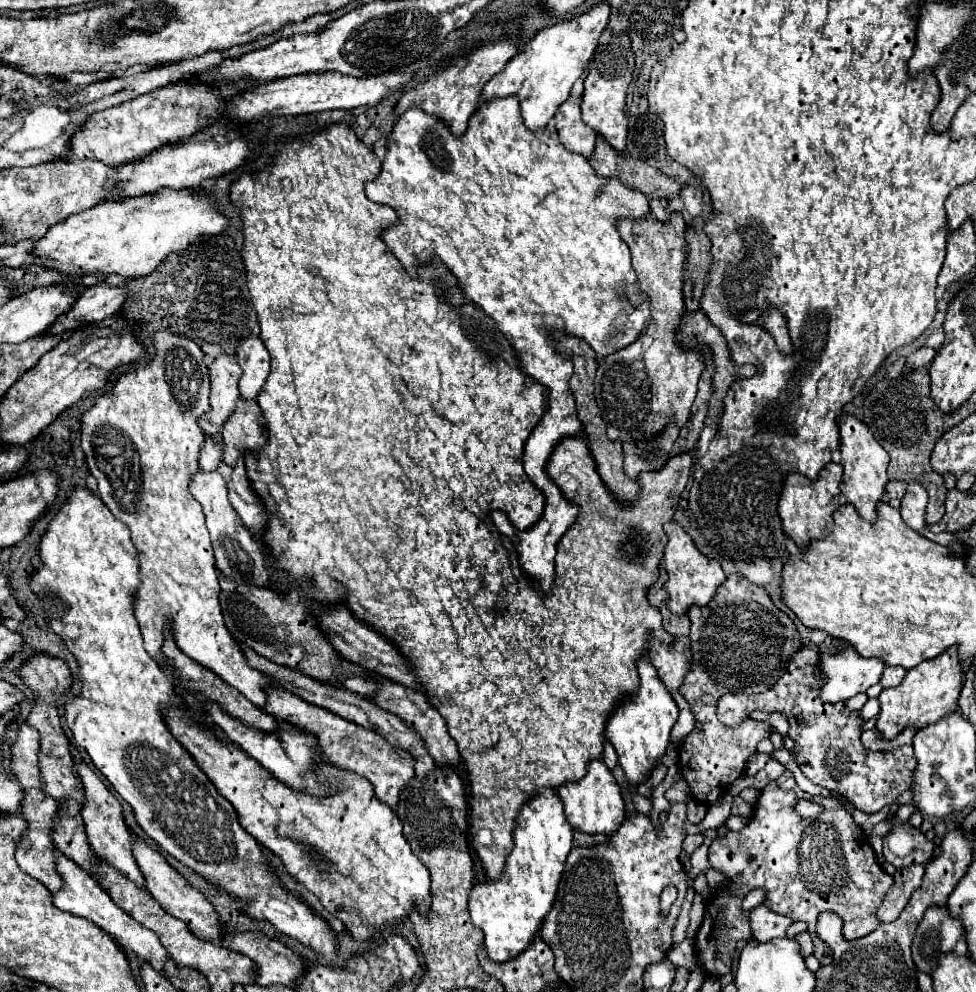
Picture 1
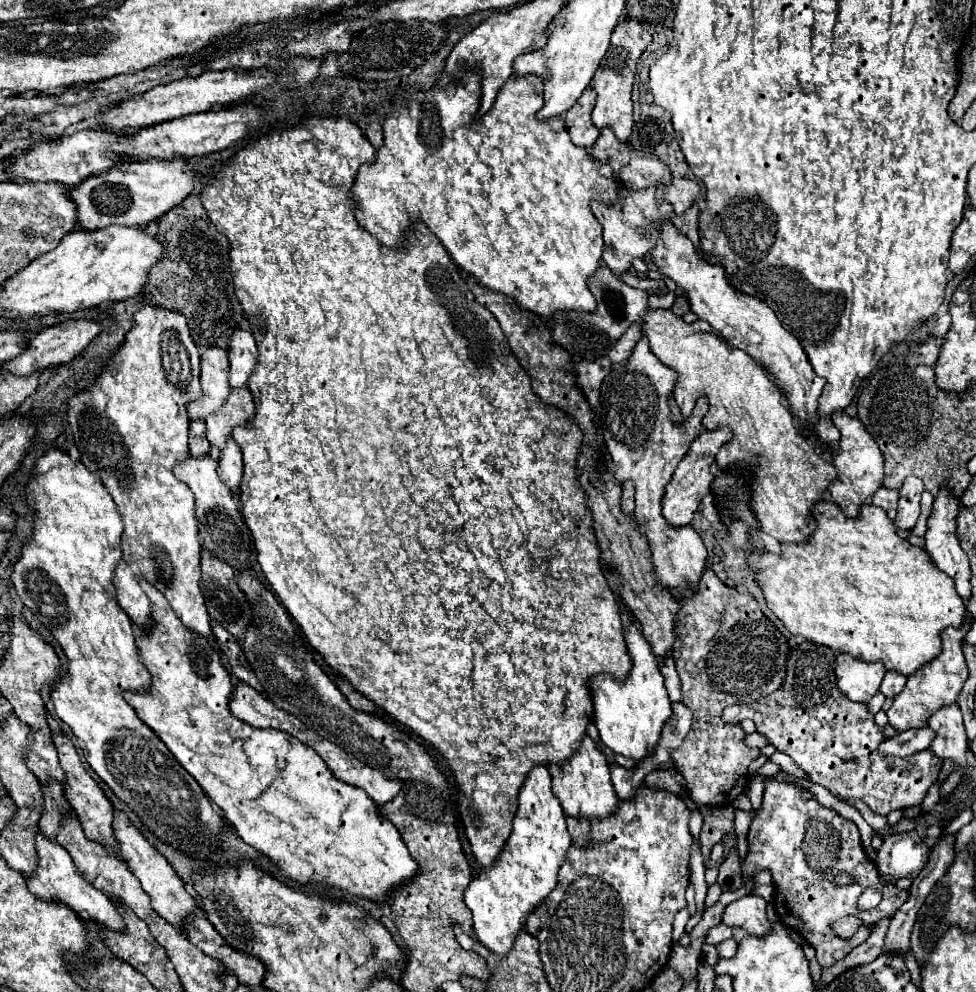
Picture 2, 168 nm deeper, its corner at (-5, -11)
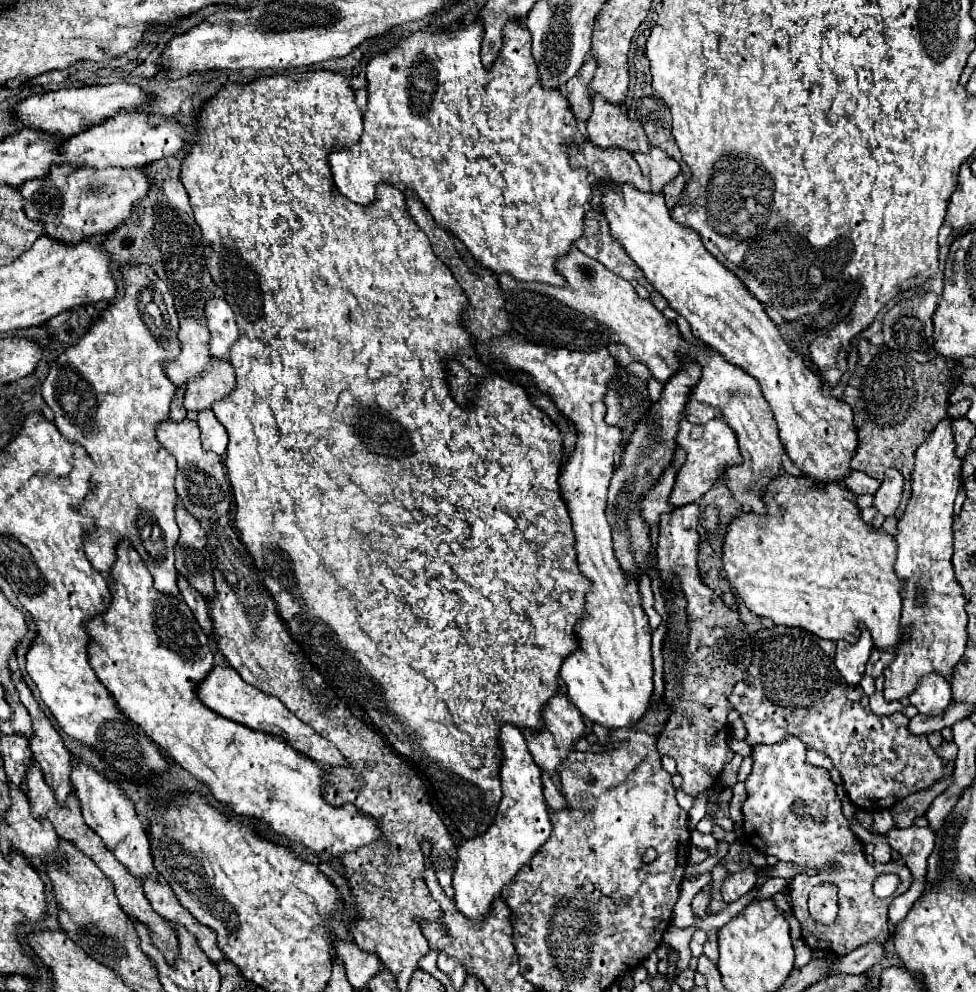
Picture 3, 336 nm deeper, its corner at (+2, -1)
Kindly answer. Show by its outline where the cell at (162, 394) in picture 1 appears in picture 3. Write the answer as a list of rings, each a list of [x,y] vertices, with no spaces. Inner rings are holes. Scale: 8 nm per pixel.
[[[122,266],[122,274],[124,274],[124,284],[126,284],[126,296],[116,302],[114,306],[110,306],[102,318],[98,318],[96,322],[92,322],[90,330],[86,332],[86,336],[82,336],[74,346],[66,348],[64,354],[60,354],[54,364],[50,366],[50,372],[48,372],[48,378],[46,382],[42,384],[42,396],[46,400],[46,404],[52,408],[54,416],[56,416],[56,426],[58,430],[62,432],[62,436],[66,436],[70,442],[74,444],[82,444],[82,448],[88,452],[88,456],[94,460],[94,474],[92,474],[92,490],[88,494],[88,498],[84,500],[82,504],[82,514],[88,514],[96,520],[96,534],[92,534],[92,538],[86,540],[86,556],[88,560],[92,562],[92,566],[110,576],[110,570],[114,566],[114,560],[116,560],[116,548],[120,544],[120,540],[128,540],[136,550],[138,554],[142,556],[146,568],[150,570],[152,578],[154,578],[154,588],[162,594],[168,594],[168,596],[180,596],[180,590],[176,586],[176,576],[178,576],[178,570],[174,568],[174,562],[176,562],[176,556],[174,556],[174,546],[176,542],[180,540],[180,528],[176,524],[176,504],[178,504],[178,498],[176,498],[176,488],[174,488],[174,480],[176,480],[176,460],[172,458],[172,454],[168,454],[160,442],[156,440],[156,426],[166,422],[168,416],[170,416],[170,404],[174,400],[174,394],[176,394],[176,386],[170,382],[170,378],[164,374],[164,362],[168,360],[176,360],[178,354],[180,354],[180,340],[178,340],[178,330],[180,330],[180,318],[174,310],[174,298],[172,294],[168,292],[168,286],[154,274],[152,268],[148,266]]]

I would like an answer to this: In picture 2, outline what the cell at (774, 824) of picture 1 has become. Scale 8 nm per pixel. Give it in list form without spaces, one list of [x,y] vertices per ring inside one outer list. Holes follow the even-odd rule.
[[[781,774],[765,778],[763,804],[751,822],[747,842],[749,854],[743,862],[743,876],[771,870],[779,920],[799,932],[815,948],[821,968],[843,960],[853,948],[863,944],[871,934],[871,926],[883,918],[891,918],[909,896],[909,890],[899,890],[893,884],[881,884],[875,864],[863,850],[855,822],[843,818],[831,808],[821,806],[809,790],[787,782]],[[841,872],[853,874],[859,882],[847,888],[835,886],[833,878]],[[865,888],[881,890],[883,900],[877,908],[861,912],[857,908],[857,898]],[[843,916],[855,916],[861,920],[857,932],[847,940],[841,940],[829,928],[833,920]]]

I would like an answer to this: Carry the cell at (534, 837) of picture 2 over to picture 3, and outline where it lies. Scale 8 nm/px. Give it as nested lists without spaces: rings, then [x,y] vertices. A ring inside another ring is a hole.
[[[504,726],[500,730],[500,746],[504,750],[504,762],[500,768],[502,800],[494,824],[476,838],[464,840],[458,846],[458,862],[454,870],[456,908],[472,922],[482,924],[492,912],[492,904],[500,898],[504,886],[516,878],[516,874],[532,860],[532,854],[550,838],[552,822],[550,810],[542,788],[542,770],[536,766],[520,728]]]

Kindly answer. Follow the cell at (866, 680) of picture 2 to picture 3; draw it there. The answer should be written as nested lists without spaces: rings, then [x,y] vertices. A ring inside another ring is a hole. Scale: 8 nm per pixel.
[[[866,628],[862,630],[860,640],[856,644],[848,644],[844,640],[836,642],[836,668],[844,676],[848,686],[856,686],[862,680],[872,648],[874,642]]]

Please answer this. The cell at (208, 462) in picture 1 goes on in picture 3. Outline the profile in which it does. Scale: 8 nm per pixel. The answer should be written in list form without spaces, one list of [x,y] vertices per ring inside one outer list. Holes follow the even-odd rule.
[[[178,388],[176,390],[176,396],[174,396],[174,402],[172,402],[172,410],[170,410],[170,418],[176,422],[180,422],[180,420],[186,420],[186,408],[184,408],[184,392],[186,390],[182,390],[182,388]]]

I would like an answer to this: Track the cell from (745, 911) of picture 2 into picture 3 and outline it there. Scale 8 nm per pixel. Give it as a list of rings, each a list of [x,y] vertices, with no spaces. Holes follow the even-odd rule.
[[[744,868],[736,874],[728,874],[728,878],[722,884],[722,898],[726,904],[736,902],[740,896],[744,896],[748,890],[756,886],[756,874],[754,868]]]

